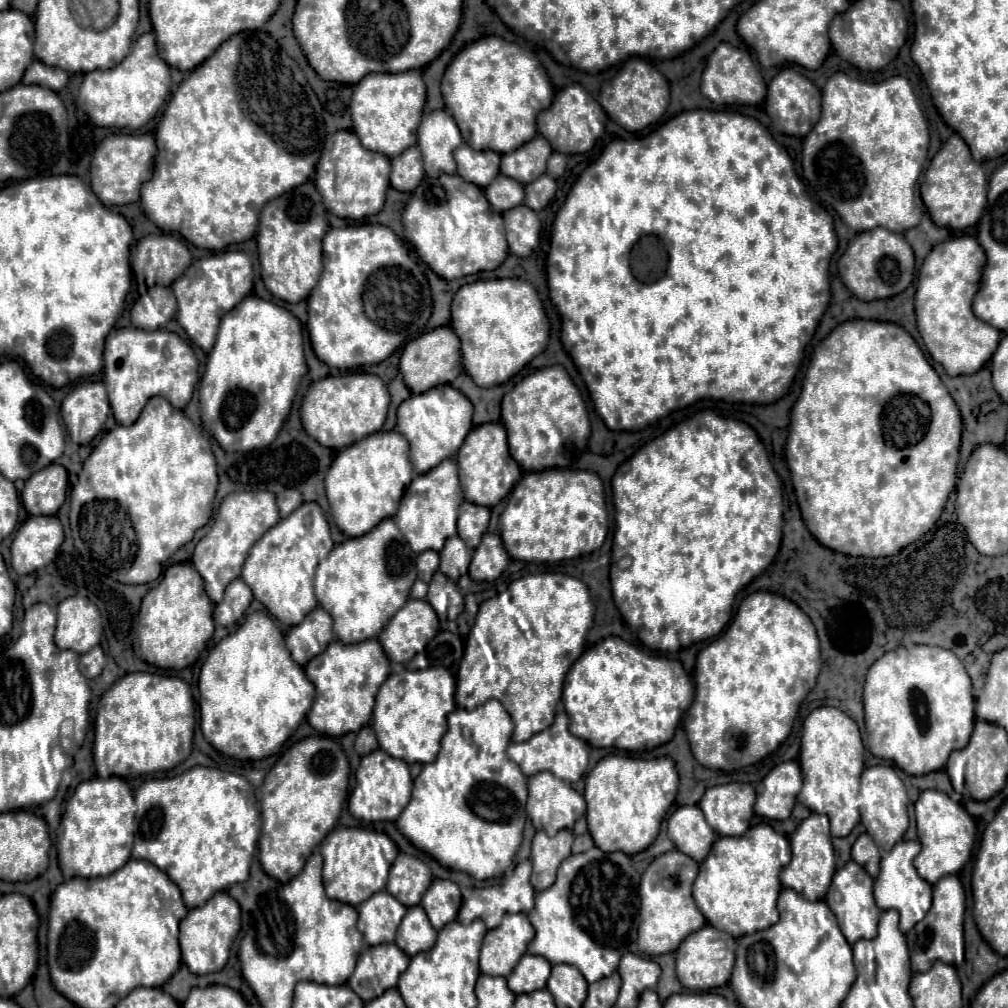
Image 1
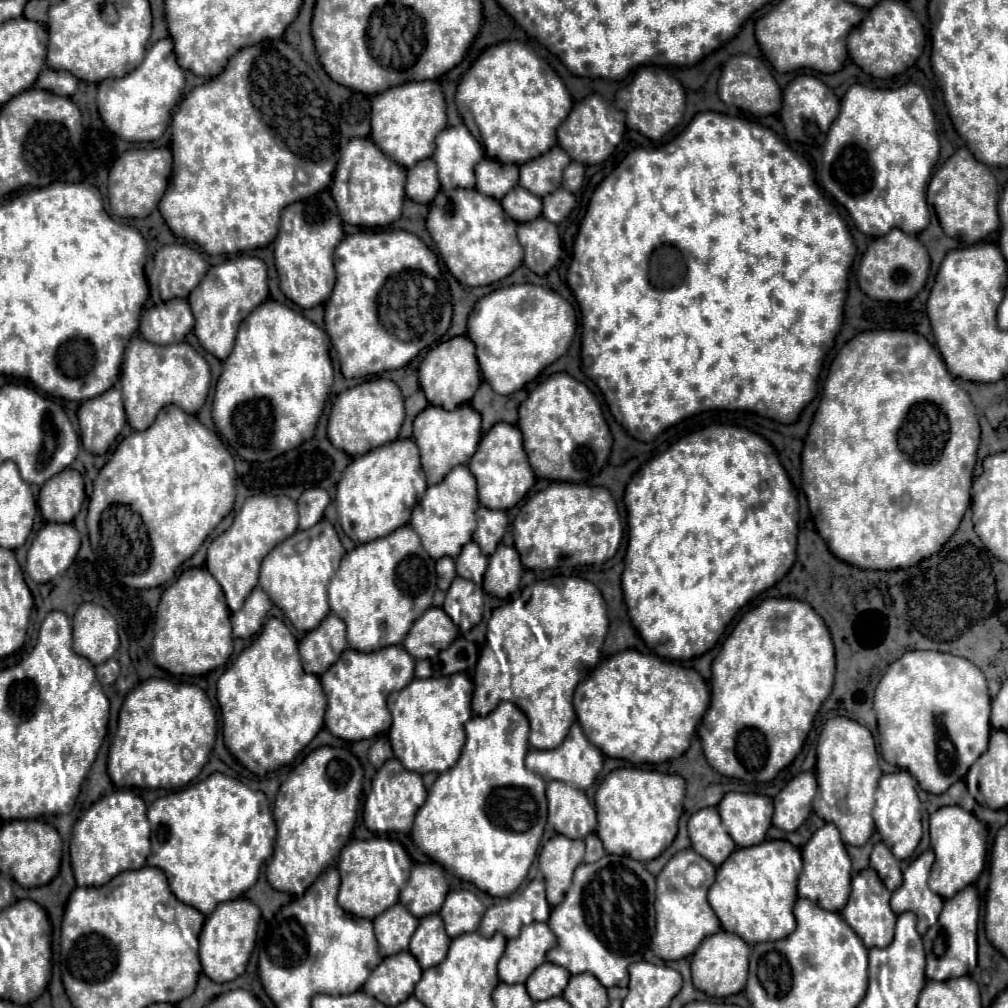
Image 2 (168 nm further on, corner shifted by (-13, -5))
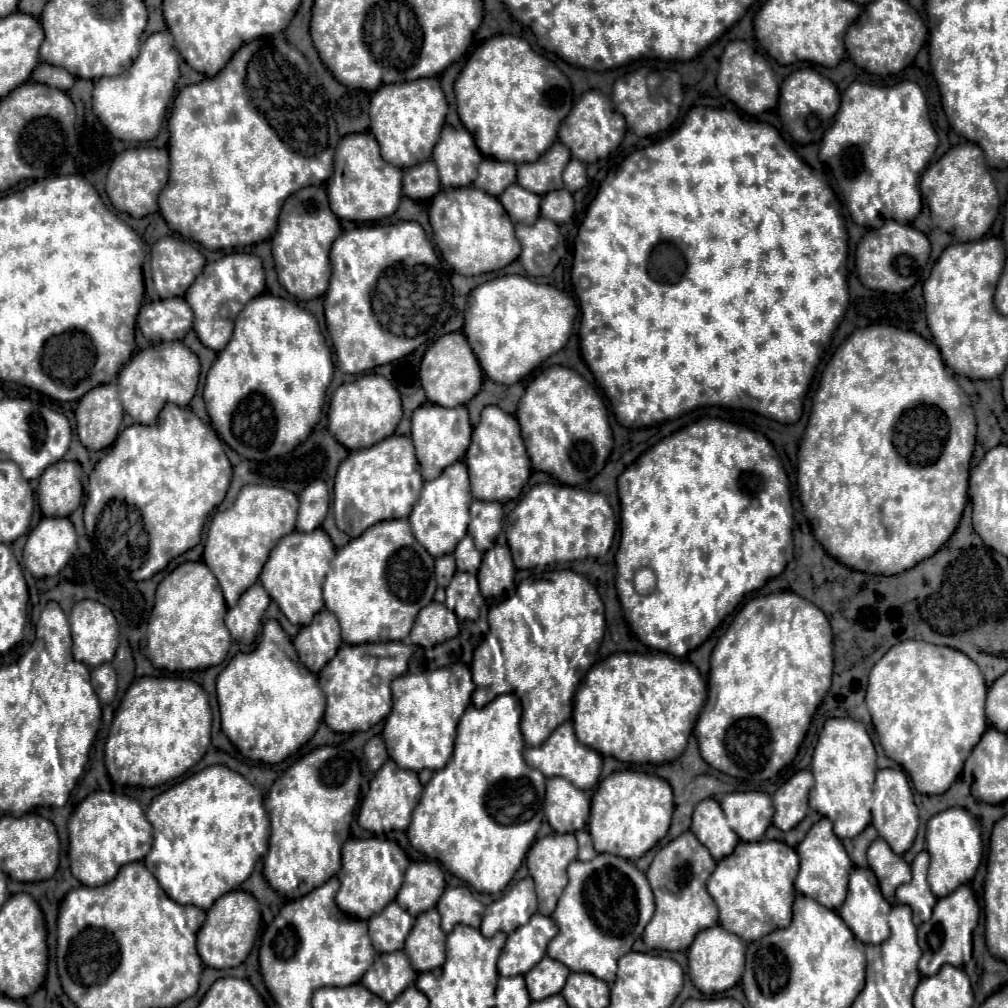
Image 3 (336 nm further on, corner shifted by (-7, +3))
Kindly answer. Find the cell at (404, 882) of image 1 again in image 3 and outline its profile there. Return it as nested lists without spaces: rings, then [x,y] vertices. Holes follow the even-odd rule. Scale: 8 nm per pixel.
[[[412,862],[404,874],[396,902],[412,916],[432,910],[444,892],[444,872],[438,862]]]

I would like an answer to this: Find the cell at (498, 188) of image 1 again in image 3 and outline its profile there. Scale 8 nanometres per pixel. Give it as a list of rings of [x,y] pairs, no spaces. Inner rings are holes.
[[[512,184],[512,188],[508,188],[504,196],[500,196],[500,202],[504,204],[512,222],[534,224],[540,216],[542,198],[534,192],[528,192],[526,188],[520,188],[518,184]]]

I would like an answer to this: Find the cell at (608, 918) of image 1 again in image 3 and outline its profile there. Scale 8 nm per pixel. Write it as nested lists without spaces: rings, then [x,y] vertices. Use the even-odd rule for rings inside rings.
[[[598,854],[590,862],[574,860],[568,866],[568,886],[564,888],[558,900],[558,906],[552,914],[560,932],[548,944],[548,956],[552,956],[554,960],[560,960],[572,972],[588,972],[600,980],[614,982],[618,958],[632,950],[634,940],[644,932],[648,920],[652,918],[652,912],[654,912],[654,900],[652,900],[652,890],[646,880],[646,874],[636,870],[630,860],[612,856],[612,854]]]

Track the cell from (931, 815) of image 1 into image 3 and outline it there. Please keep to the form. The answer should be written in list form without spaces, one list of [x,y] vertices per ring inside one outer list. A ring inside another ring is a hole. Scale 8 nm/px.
[[[948,808],[928,820],[926,850],[930,854],[928,884],[936,898],[952,894],[960,884],[968,884],[982,860],[982,832],[980,822],[964,808]]]

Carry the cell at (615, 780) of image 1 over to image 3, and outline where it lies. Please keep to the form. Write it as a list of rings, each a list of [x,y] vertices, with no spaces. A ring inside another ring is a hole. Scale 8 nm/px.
[[[632,770],[614,772],[600,782],[592,798],[588,832],[592,836],[594,850],[598,854],[614,854],[626,860],[636,860],[666,836],[672,812],[674,796],[670,784],[664,778]]]

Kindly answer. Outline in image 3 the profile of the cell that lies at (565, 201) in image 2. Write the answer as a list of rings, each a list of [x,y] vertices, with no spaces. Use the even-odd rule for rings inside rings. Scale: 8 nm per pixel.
[[[562,188],[556,192],[548,192],[548,196],[542,198],[542,216],[556,222],[556,224],[566,224],[570,222],[574,214],[574,198],[572,194]]]

